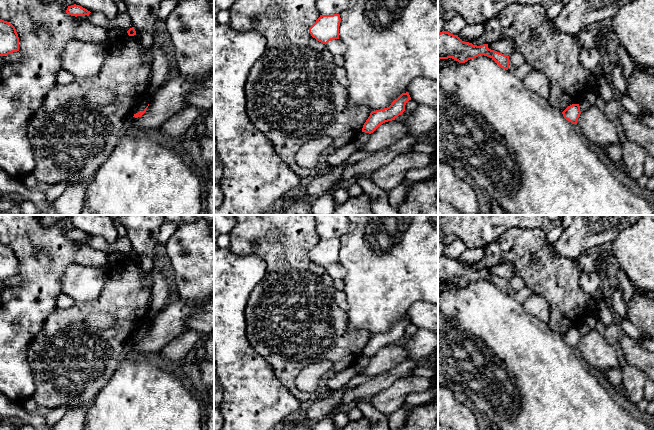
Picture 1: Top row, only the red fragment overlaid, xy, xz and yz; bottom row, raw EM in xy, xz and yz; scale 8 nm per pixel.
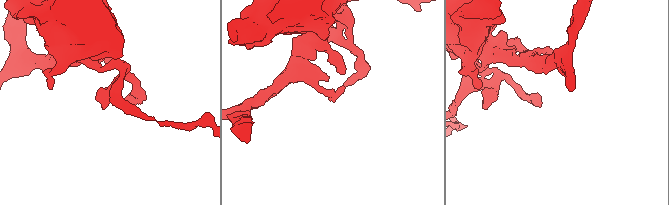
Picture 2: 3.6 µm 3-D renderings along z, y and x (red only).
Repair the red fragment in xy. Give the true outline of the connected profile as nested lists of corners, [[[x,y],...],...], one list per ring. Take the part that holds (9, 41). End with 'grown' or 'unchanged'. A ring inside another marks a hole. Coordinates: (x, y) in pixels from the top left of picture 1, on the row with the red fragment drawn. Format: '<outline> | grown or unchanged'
[[[0,19],[0,56],[19,51],[19,37],[15,27]]] | unchanged

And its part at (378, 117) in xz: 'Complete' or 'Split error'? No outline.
Complete

